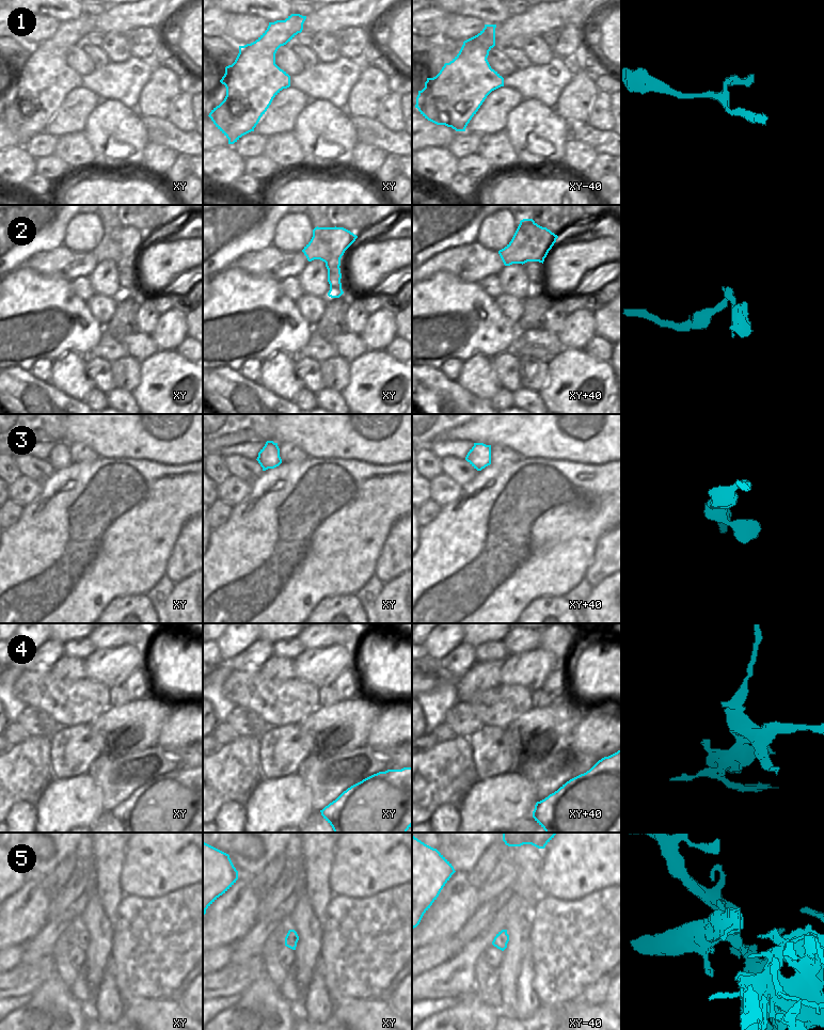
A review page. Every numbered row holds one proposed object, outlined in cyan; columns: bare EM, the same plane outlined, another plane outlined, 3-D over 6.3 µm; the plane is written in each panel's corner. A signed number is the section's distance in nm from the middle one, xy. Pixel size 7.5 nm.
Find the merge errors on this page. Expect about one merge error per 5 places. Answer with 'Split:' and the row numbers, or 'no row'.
Split: 2, 4, 5

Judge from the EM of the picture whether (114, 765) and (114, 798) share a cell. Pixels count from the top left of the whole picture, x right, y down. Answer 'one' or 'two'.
one

